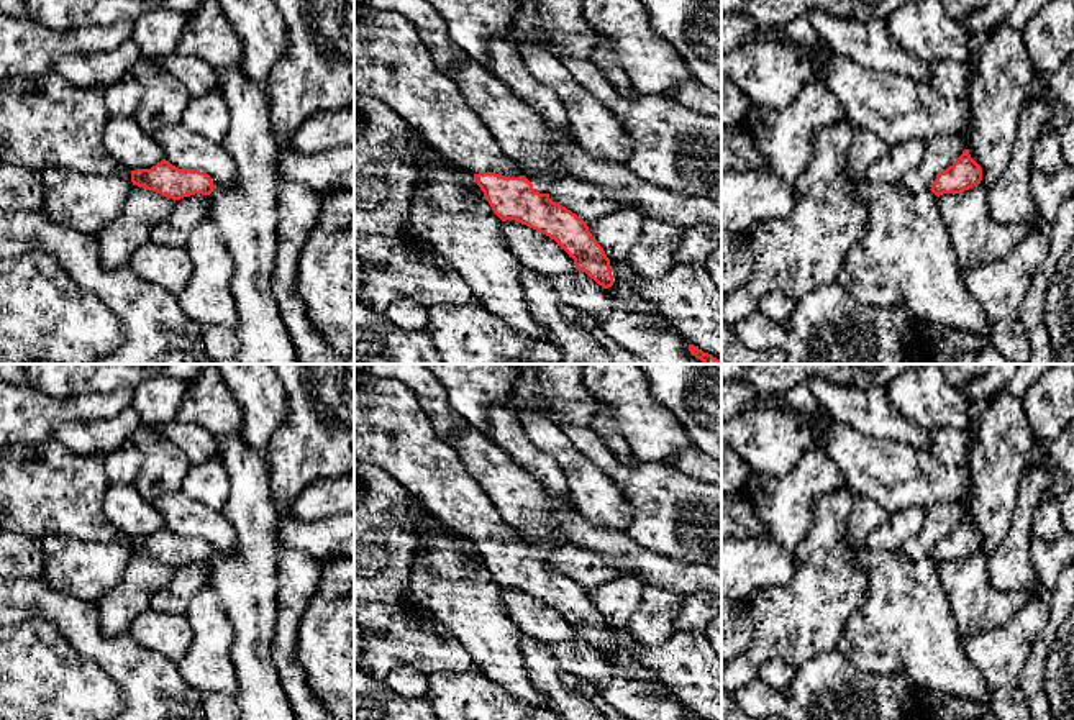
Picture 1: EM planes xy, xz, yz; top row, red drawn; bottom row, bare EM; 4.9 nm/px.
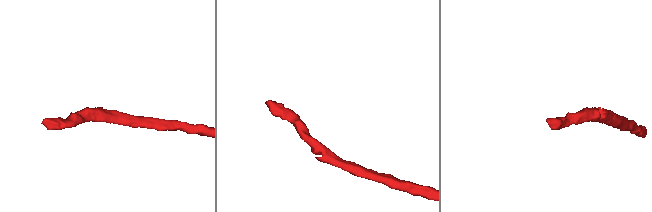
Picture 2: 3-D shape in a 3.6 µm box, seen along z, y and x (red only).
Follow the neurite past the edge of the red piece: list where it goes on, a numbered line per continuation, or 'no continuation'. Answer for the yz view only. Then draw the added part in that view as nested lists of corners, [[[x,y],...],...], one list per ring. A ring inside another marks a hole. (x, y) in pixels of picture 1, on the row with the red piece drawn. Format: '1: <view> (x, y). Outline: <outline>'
no continuation

